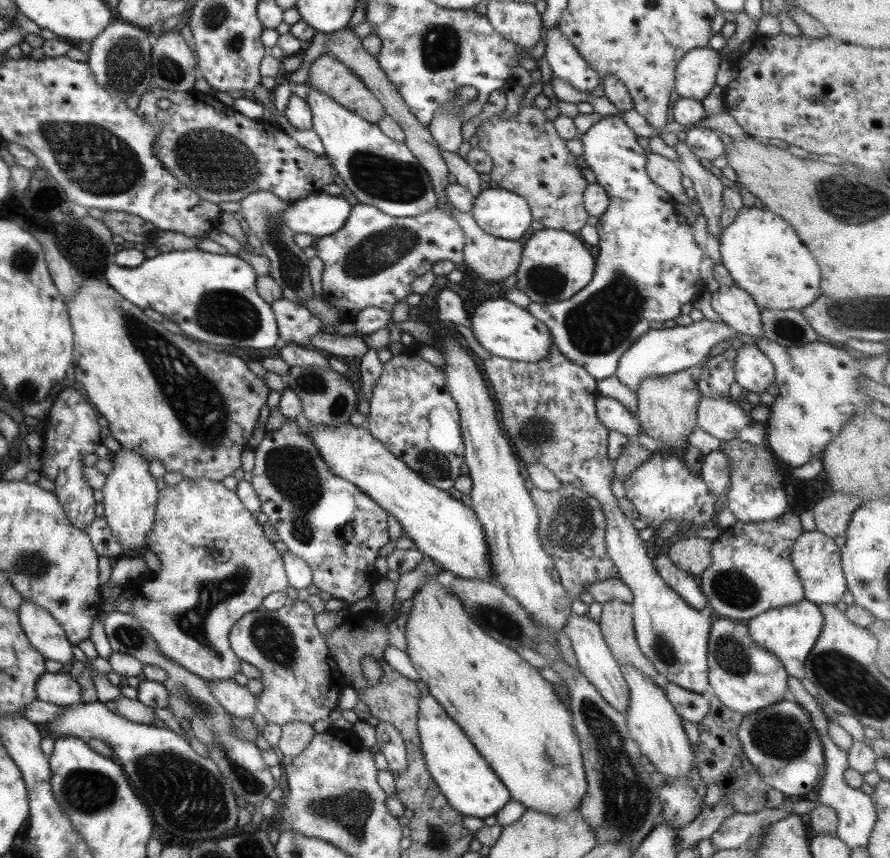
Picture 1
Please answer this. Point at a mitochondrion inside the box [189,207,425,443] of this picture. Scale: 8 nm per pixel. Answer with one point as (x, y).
(383, 248)

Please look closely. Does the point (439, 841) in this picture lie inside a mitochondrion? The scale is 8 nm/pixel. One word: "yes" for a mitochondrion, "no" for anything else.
yes

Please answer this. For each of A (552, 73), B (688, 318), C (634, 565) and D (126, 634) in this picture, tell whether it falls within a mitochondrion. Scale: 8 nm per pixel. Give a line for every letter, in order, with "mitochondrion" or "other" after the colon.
A: other
B: other
C: other
D: mitochondrion

